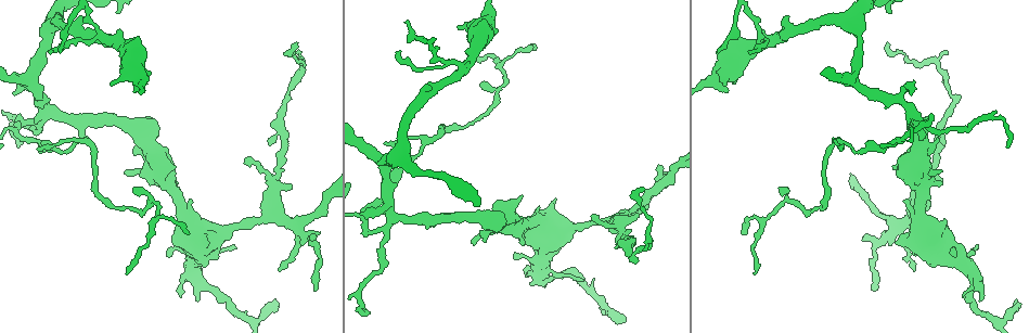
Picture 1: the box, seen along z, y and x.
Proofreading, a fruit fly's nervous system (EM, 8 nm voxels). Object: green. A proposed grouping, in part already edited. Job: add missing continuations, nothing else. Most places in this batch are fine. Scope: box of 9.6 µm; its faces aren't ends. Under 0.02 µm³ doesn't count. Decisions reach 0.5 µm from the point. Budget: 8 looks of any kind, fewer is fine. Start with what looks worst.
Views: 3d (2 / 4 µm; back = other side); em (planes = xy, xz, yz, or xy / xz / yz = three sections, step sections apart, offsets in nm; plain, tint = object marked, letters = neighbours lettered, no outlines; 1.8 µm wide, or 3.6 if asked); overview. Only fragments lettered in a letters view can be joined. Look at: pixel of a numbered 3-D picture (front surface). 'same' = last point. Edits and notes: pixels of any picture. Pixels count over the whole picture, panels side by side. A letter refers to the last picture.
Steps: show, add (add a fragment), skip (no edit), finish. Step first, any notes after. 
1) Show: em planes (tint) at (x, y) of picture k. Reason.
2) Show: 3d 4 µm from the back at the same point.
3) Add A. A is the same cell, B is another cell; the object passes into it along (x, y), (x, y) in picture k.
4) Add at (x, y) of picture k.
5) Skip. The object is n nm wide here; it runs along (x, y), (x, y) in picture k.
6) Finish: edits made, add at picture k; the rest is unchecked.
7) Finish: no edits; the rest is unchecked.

Show: 3d 4 µm at (615, 248) of picture 1. An open end.

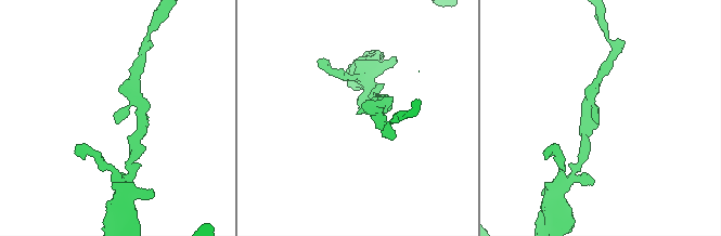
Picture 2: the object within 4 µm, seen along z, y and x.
Show: em planes (letters) at (358, 114) of picture 2.

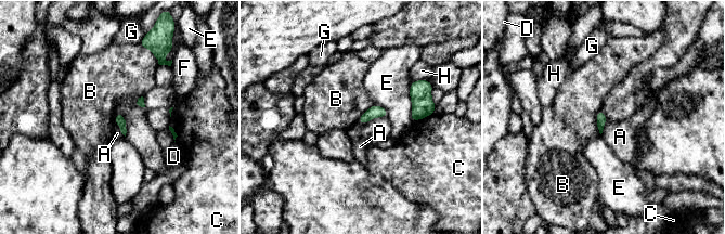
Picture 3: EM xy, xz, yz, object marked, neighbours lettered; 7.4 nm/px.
Skip. A, B, C, D, E, F, G and H are other cells; a border runs along (115, 121), (125, 137) in picture 3; no lettered fragment goes on from it.

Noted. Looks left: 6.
Show: em planes (letters) at (972, 270) of picture 1. Calibre changes.

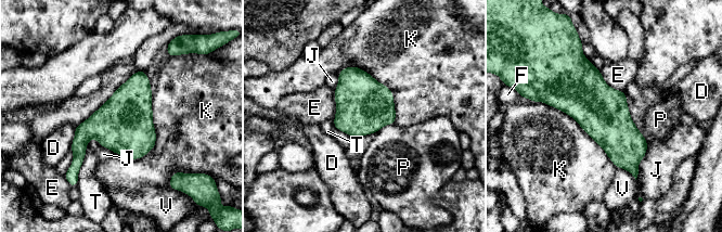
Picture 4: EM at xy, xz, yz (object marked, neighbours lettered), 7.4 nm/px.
Skip. The longest contact is with E, 650 nm; D, E, F, J, K, P, T and V are other cells; a border runs along (138, 71), (75, 127) in picture 4; no lettered fragment goes on from it.

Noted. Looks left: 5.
Show: 3d 4 µm at (767, 37) of picture 1. A fork.

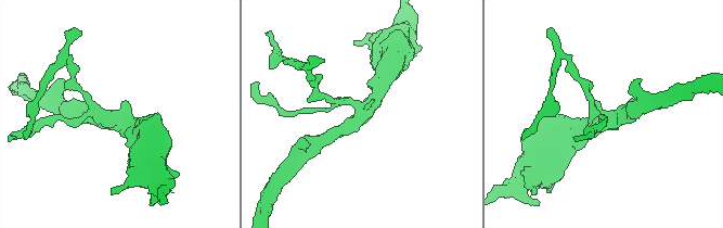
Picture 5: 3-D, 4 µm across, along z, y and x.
Show: em planes (letters) at (114, 118) of picture 5. Shape alone is not enough.

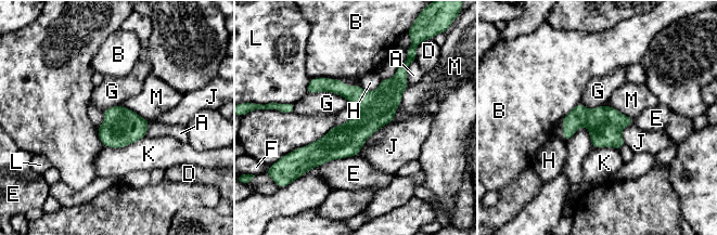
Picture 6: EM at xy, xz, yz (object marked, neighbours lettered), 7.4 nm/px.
Skip. A, B, D, E, F, G, H, J, K, L and M are other cells; it runs along (404, 78), (342, 141), (301, 155) in picture 6; none of them fits.

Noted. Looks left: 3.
Finish: no edits; the rest is unchecked.

